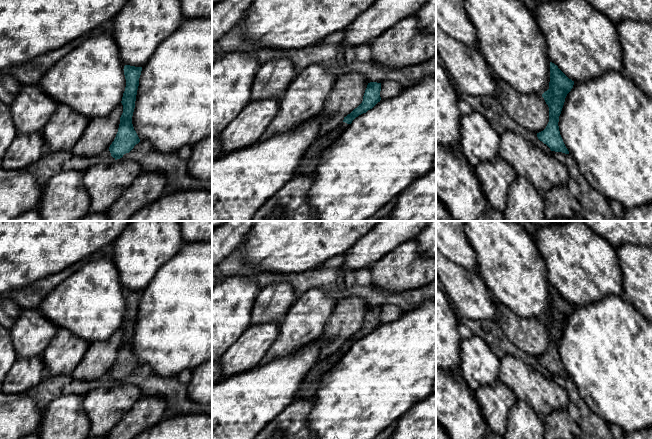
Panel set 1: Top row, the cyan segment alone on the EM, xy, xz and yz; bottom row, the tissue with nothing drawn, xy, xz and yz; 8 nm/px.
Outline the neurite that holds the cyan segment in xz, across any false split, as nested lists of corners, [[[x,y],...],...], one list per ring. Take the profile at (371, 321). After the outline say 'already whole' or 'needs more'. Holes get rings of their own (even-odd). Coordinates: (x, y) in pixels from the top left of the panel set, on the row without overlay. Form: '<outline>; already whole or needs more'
[[[370,306],[365,314],[362,327],[332,355],[318,361],[303,379],[296,393],[295,399],[313,398],[320,386],[322,378],[342,357],[349,351],[352,345],[359,339],[366,337],[380,326],[381,307]]]; needs more

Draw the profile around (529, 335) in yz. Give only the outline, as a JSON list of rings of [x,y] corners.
[[[496,301],[496,305],[498,312],[495,321],[501,327],[504,334],[513,342],[513,344],[533,357],[537,358],[543,355],[549,346],[549,331],[542,319],[526,319],[520,317],[509,308],[502,305],[499,301]]]

